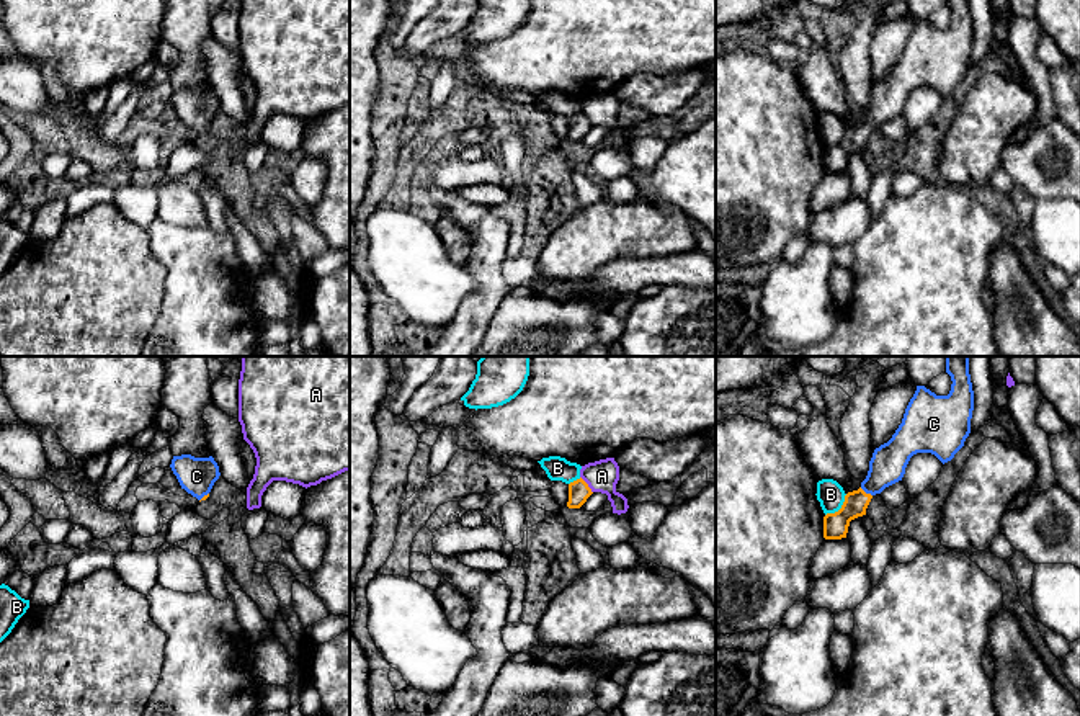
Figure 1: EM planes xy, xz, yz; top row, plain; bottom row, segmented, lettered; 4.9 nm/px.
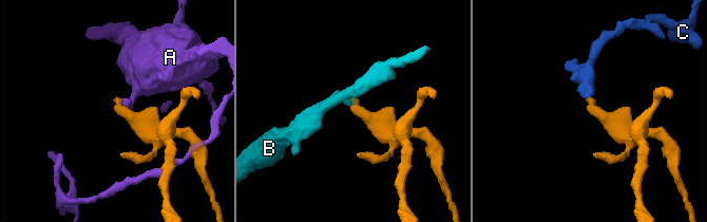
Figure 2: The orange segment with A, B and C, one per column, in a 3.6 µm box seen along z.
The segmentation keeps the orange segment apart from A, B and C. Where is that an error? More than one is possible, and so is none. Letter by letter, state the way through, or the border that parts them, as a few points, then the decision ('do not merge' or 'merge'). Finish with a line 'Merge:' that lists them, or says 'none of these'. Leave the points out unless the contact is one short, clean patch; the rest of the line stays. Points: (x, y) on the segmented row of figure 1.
A: do not merge
B: do not merge
C: runs through yz (835, 525), (865, 492), (888, 465); merge
Merge: C

